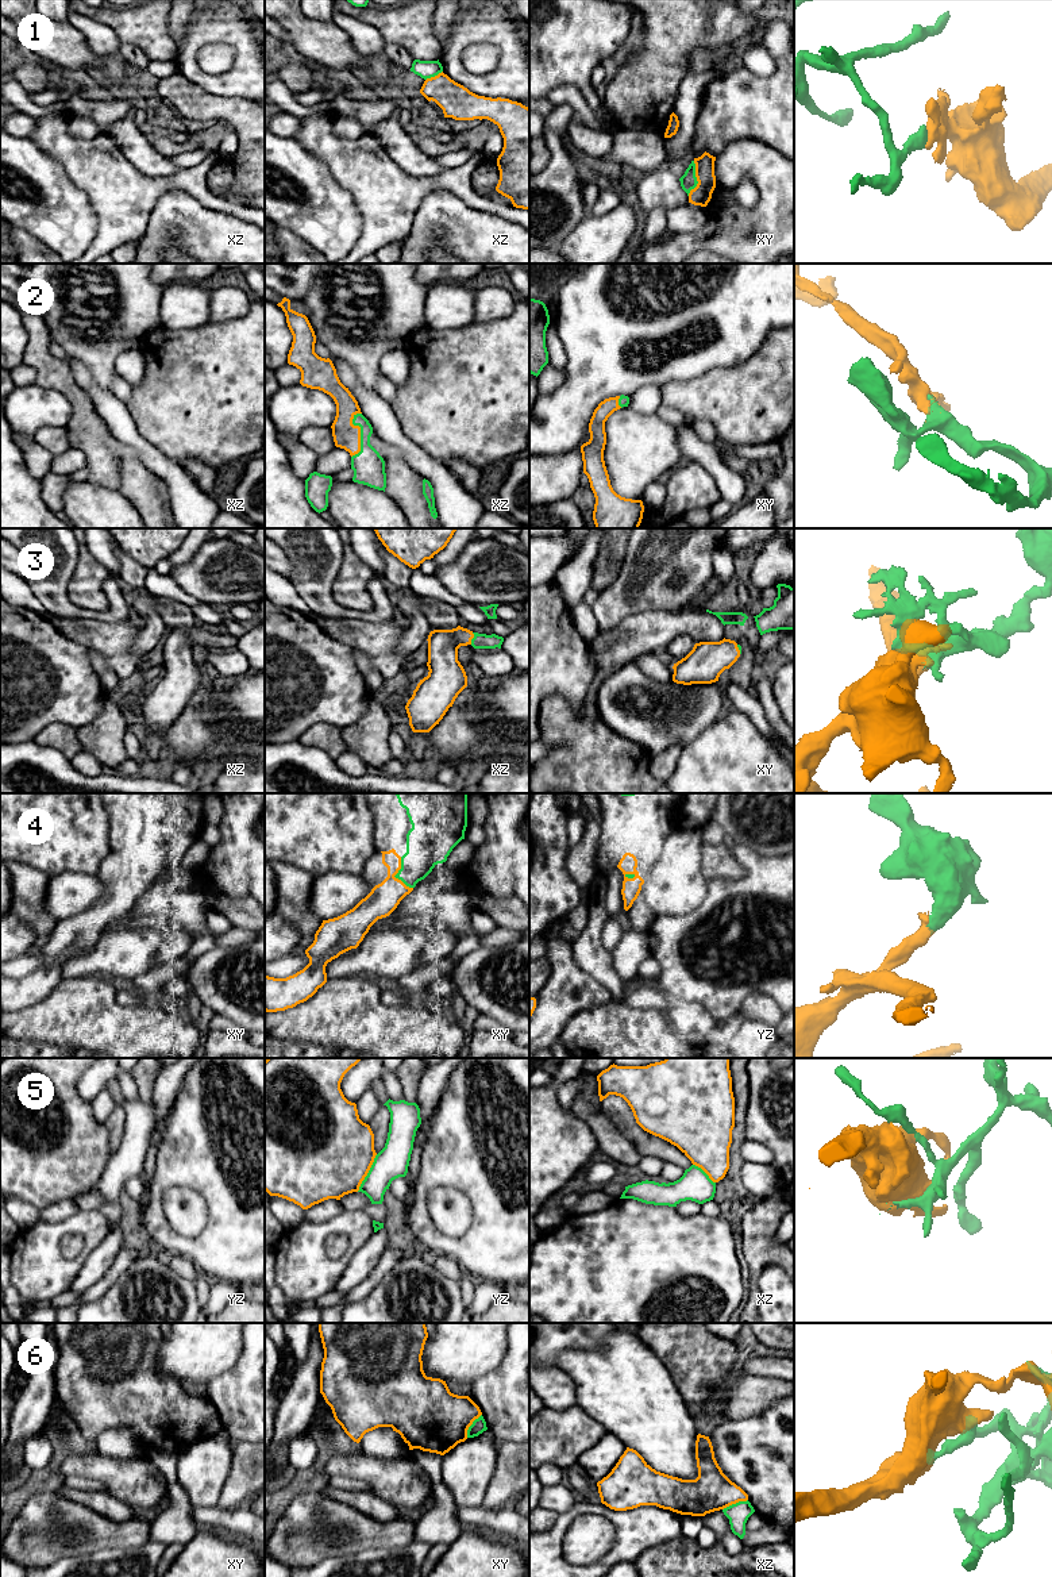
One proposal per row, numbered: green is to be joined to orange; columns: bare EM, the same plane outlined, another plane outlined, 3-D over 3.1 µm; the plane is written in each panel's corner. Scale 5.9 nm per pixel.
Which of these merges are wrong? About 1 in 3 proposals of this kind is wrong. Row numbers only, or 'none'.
1, 6

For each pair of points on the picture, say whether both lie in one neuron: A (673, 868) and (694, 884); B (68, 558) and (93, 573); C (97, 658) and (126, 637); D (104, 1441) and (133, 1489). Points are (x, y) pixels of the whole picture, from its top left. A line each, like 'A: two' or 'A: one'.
A: one
B: two
C: two
D: two

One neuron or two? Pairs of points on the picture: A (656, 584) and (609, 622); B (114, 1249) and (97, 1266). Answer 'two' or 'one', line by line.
A: one
B: one

